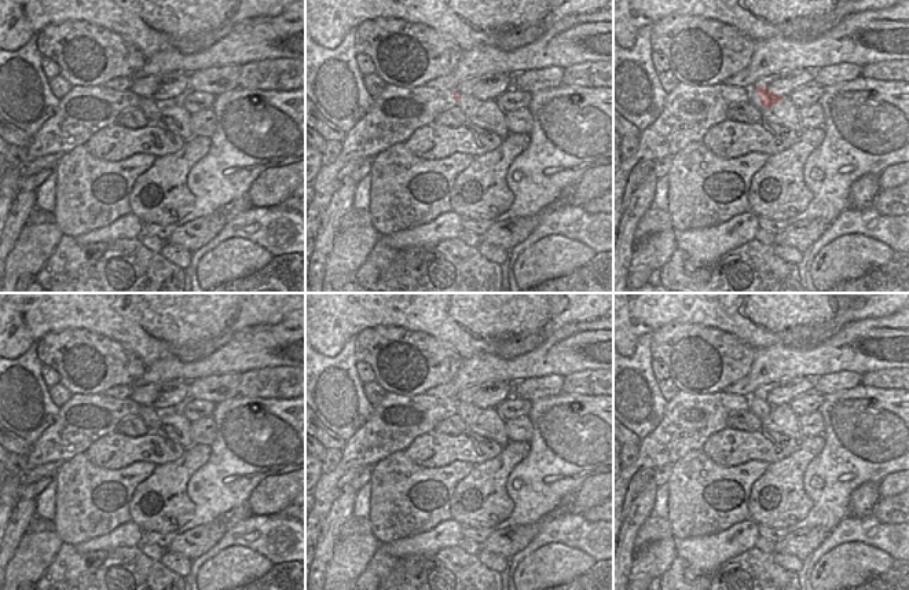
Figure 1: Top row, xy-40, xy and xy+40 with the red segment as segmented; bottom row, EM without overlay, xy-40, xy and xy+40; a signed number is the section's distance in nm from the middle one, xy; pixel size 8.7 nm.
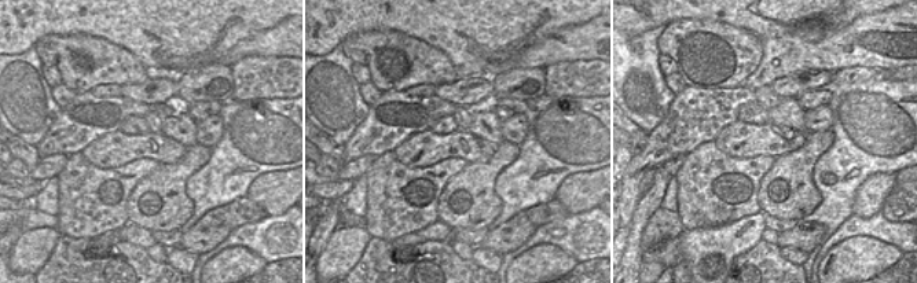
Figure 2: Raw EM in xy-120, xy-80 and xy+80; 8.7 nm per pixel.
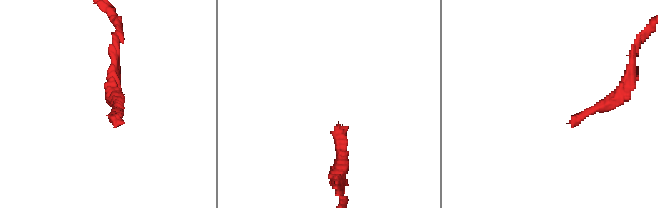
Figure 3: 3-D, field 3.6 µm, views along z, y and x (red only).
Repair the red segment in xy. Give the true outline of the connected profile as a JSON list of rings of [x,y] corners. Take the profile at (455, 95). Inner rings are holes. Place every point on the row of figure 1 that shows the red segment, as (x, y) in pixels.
[[[451,94],[450,95],[450,110],[454,116],[459,120],[459,124],[465,124],[466,120],[466,110],[473,106],[477,99],[472,99],[465,95]]]

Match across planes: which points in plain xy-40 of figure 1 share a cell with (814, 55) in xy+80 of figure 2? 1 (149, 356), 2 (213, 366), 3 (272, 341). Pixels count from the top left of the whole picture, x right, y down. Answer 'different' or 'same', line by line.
1: different
2: same
3: same

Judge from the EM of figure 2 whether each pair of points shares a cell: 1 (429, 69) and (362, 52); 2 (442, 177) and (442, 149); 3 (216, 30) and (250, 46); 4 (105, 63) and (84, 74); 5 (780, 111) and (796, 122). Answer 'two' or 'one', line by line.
1: one
2: two
3: two
4: one
5: one

